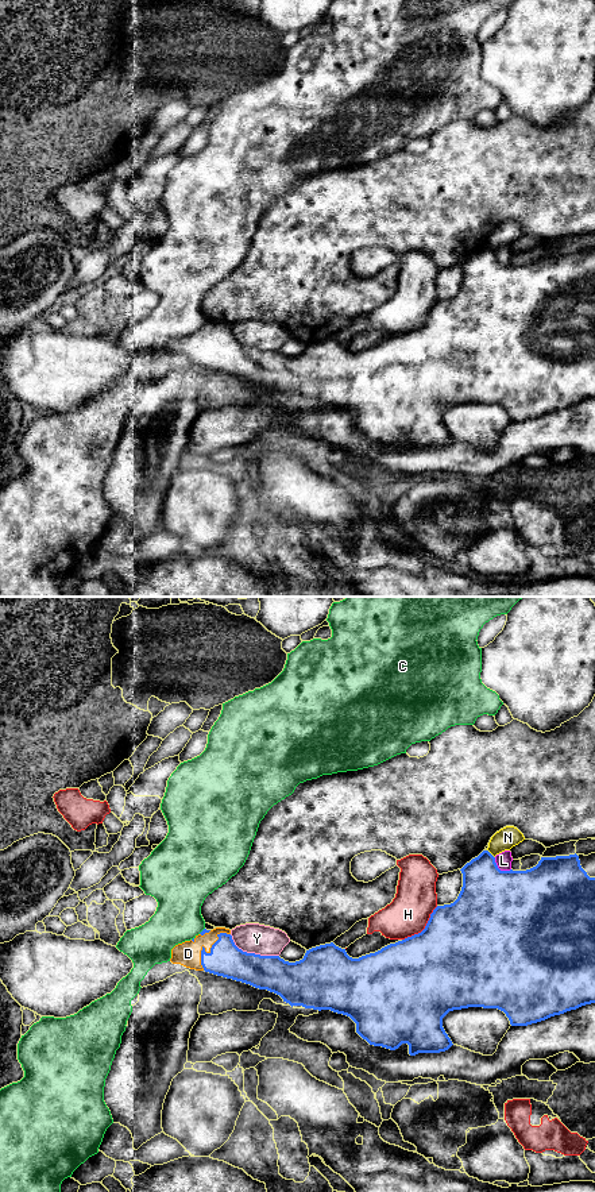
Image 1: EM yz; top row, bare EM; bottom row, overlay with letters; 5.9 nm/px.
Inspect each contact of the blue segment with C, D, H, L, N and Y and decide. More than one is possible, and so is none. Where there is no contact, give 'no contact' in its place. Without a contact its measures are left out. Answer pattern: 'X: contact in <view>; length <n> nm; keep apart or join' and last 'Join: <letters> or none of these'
C: contact in yz; length 50 nm; keep apart
D: contact in yz; length 280 nm; join
H: contact in yz; length 300 nm; keep apart
L: contact in yz; length 130 nm; keep apart
N: contact in yz; length 70 nm; keep apart
Y: contact in yz; length 320 nm; keep apart
Join: D

